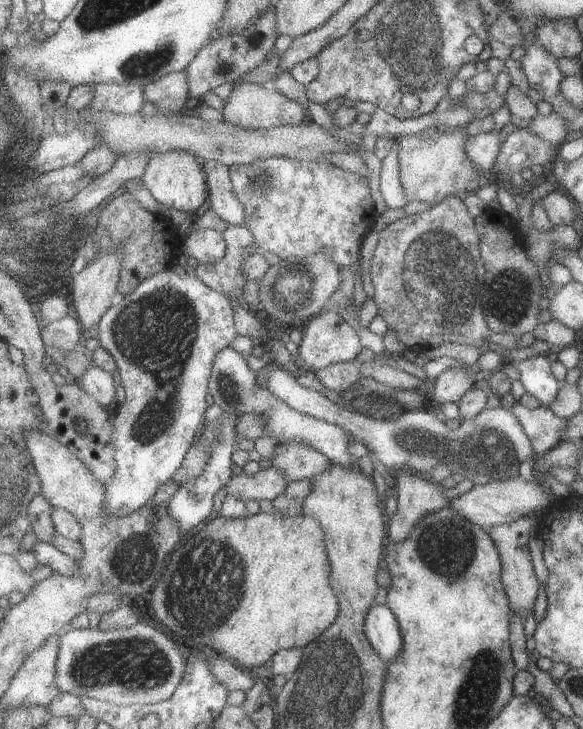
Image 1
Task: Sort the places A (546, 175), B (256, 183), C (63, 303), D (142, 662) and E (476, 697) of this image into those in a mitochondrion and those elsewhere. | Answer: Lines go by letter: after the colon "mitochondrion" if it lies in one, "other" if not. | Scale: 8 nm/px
A: other
B: mitochondrion
C: other
D: mitochondrion
E: mitochondrion

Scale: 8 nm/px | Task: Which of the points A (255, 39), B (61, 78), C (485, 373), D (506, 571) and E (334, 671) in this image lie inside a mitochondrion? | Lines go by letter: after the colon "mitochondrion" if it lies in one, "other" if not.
A: other
B: other
C: other
D: other
E: mitochondrion

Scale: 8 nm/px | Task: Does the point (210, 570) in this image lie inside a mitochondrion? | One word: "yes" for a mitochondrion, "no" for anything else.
yes

